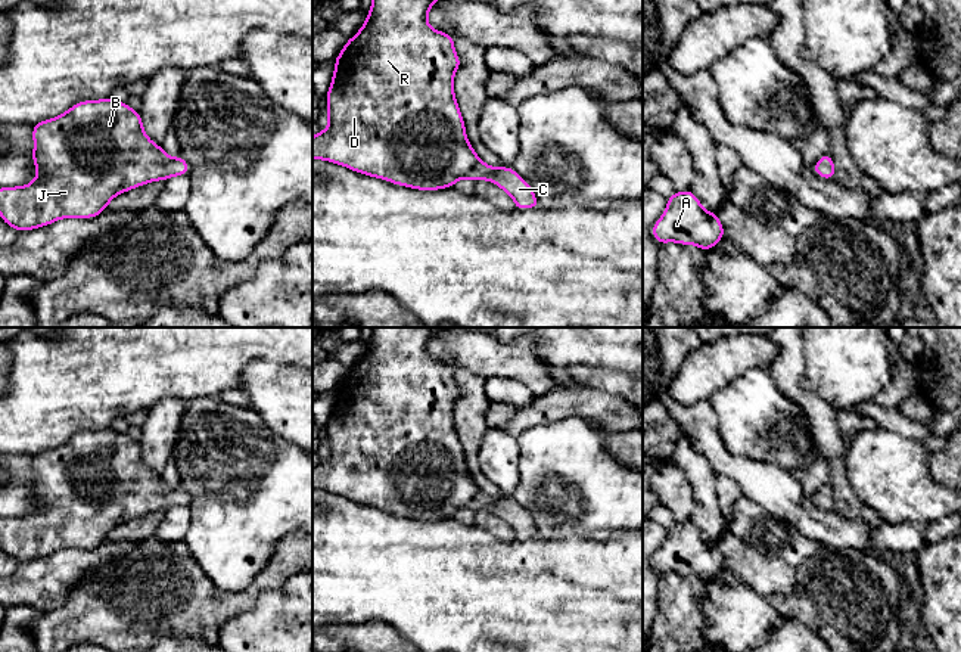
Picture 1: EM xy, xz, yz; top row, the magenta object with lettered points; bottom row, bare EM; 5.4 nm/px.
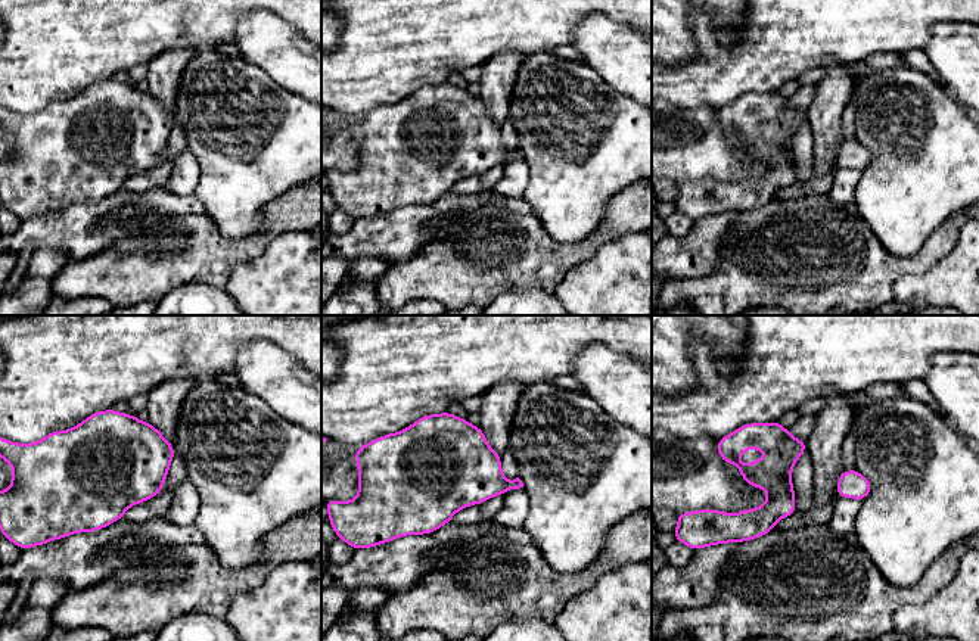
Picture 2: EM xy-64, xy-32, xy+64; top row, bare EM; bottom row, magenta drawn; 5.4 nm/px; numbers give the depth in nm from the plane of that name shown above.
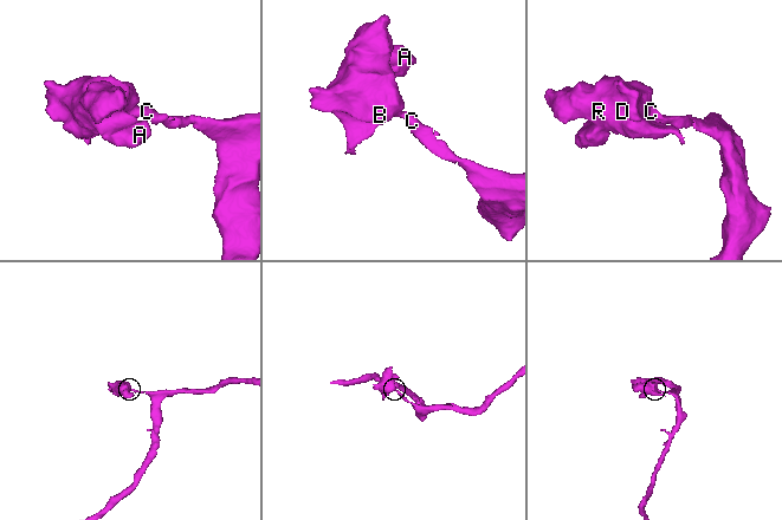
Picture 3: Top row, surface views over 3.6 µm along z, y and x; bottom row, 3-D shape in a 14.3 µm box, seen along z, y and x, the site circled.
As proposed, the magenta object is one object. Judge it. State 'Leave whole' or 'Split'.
Leave whole

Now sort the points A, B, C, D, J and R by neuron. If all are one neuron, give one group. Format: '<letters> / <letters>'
A B C D J R

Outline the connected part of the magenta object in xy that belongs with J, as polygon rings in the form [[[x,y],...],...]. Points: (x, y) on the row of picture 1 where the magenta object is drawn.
[[[111,96],[99,100],[81,100],[66,112],[32,125],[32,161],[37,177],[25,186],[0,187],[0,217],[18,232],[46,227],[62,218],[94,218],[109,202],[131,189],[170,177],[189,176],[189,162],[183,156],[170,158],[161,145],[153,143],[143,130],[140,111]]]

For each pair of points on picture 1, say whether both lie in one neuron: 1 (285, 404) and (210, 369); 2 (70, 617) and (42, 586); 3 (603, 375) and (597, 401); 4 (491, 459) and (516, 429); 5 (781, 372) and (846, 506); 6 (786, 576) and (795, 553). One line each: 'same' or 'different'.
1: different
2: different
3: different
4: different
5: same
6: different

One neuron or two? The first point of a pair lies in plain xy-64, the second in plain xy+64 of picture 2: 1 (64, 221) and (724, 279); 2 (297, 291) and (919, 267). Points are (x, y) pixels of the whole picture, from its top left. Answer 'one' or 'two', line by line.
1: two
2: two

